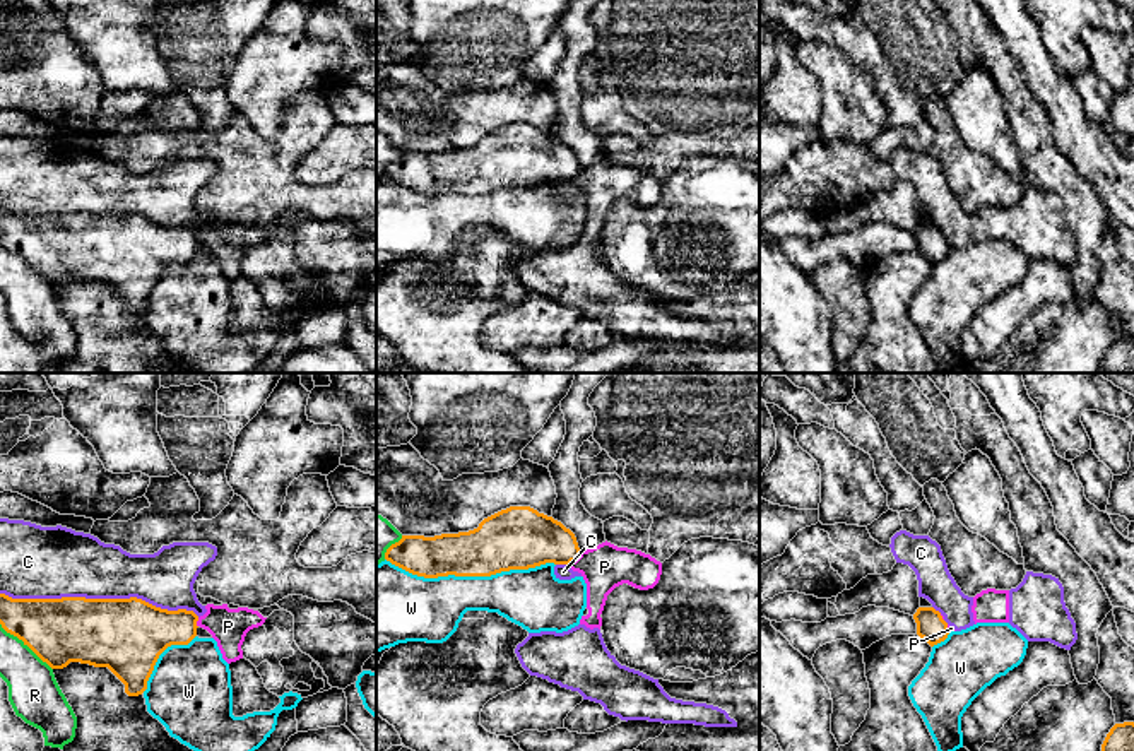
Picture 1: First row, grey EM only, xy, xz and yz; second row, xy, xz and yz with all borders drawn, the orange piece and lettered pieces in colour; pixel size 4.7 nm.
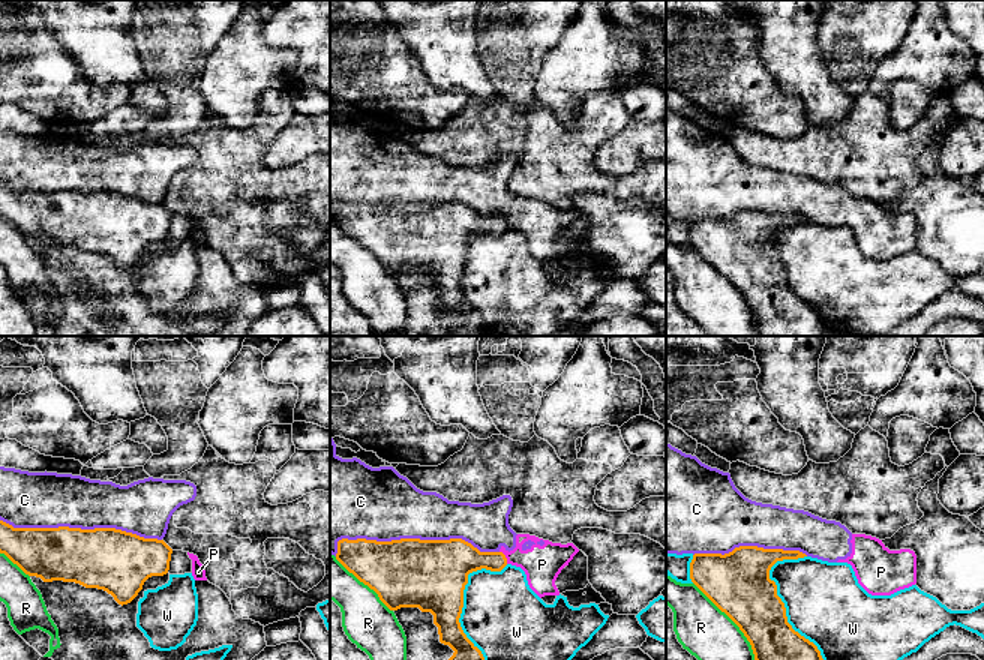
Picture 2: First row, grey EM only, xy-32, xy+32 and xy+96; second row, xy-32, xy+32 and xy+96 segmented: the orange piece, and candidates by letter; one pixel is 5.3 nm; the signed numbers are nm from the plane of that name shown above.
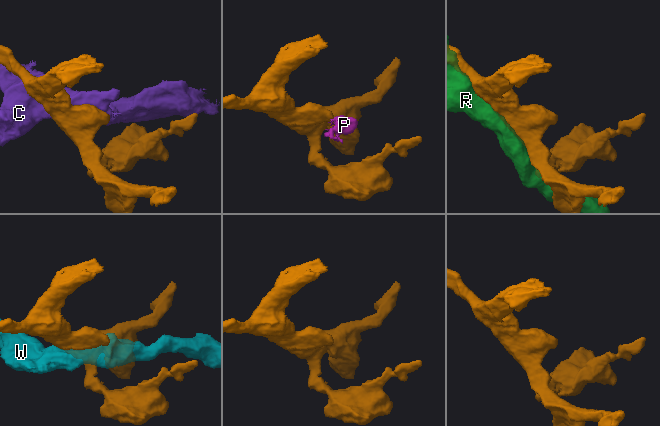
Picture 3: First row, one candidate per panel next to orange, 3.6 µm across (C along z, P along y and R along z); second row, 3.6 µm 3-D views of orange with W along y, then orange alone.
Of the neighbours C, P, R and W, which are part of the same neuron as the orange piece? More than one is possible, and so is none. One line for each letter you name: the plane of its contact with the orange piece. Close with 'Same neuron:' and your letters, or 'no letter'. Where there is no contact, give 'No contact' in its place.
Same neuron: no letter

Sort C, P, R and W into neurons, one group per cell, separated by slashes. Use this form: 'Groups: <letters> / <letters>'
Groups: C P / R / W

